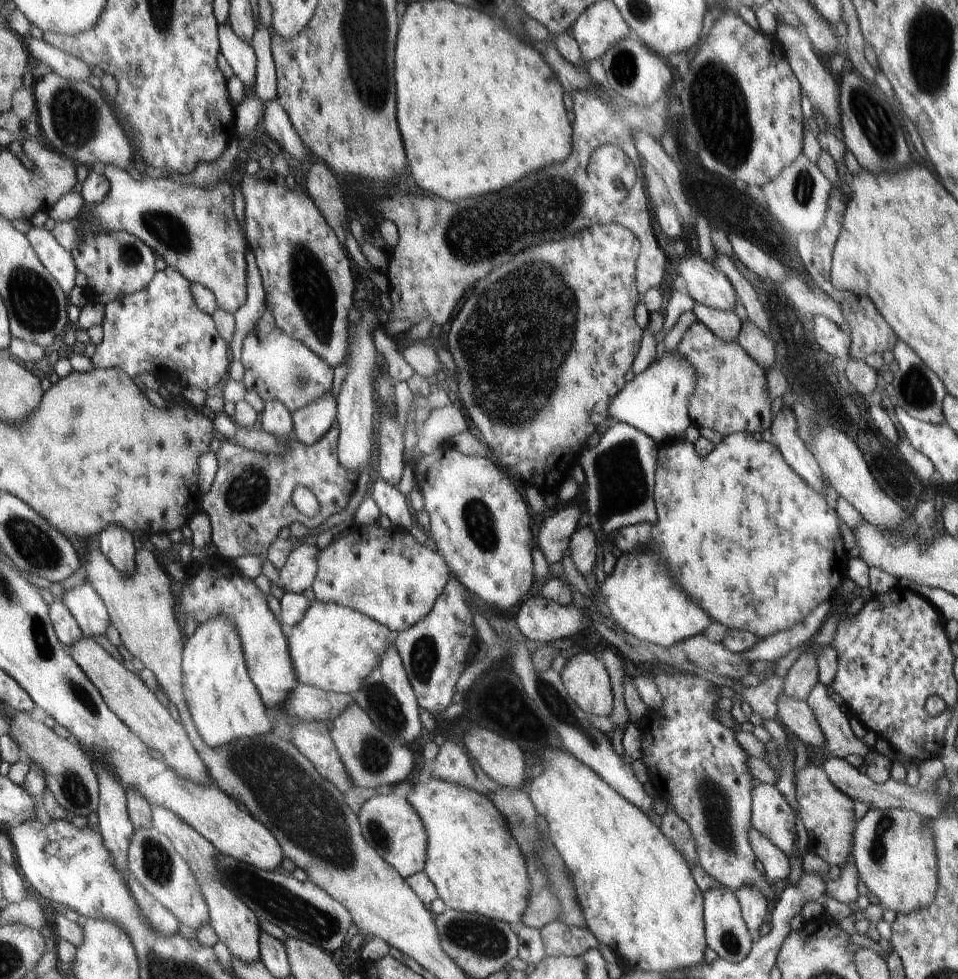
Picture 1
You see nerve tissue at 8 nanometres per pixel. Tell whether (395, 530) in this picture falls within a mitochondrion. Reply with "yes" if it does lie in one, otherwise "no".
no

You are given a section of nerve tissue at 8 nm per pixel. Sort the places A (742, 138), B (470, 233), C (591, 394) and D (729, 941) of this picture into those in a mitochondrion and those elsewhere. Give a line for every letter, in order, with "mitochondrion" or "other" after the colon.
A: mitochondrion
B: mitochondrion
C: other
D: mitochondrion

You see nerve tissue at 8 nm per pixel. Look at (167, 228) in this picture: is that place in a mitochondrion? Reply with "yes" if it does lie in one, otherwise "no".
yes

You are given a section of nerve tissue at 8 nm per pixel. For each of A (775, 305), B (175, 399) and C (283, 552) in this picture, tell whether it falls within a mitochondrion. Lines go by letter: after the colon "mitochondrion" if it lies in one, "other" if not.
A: other
B: other
C: other

